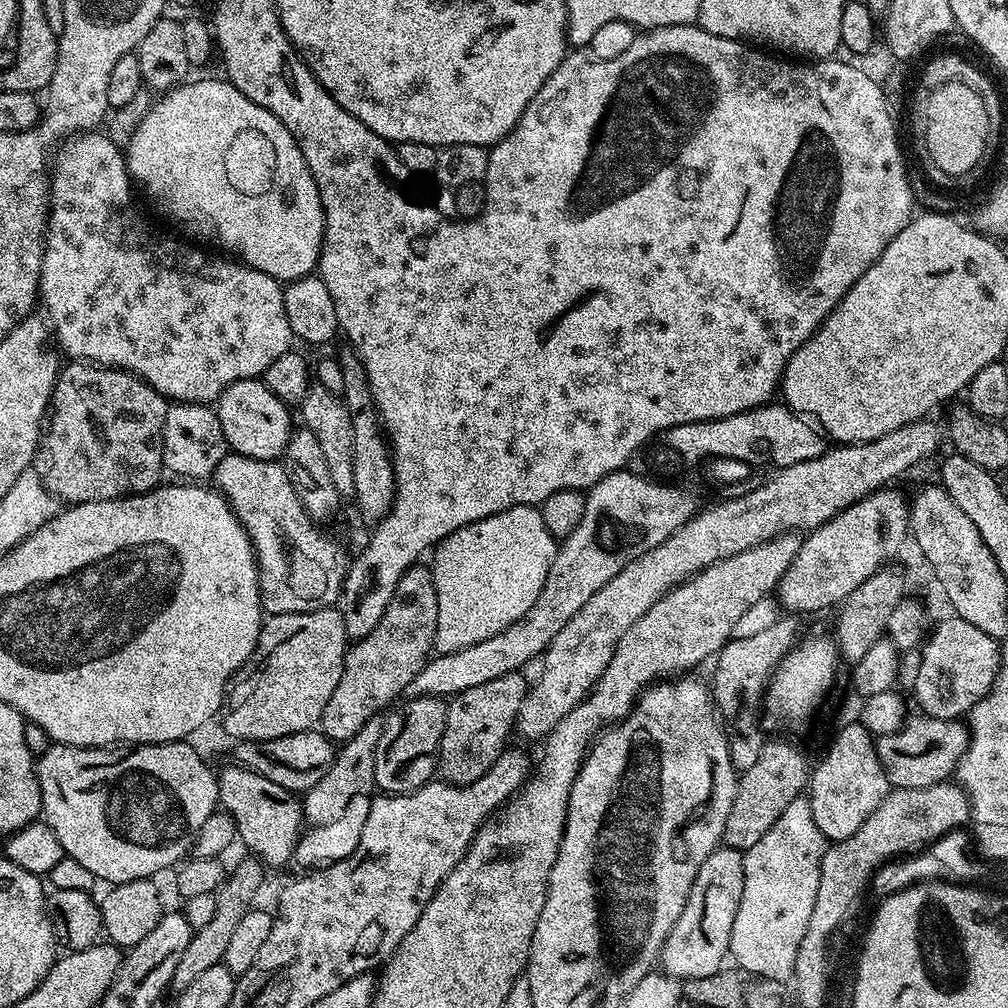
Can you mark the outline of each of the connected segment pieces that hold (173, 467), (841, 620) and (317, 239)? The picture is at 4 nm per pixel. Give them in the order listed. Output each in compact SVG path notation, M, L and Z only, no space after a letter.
M176 402L169 405L163 426L164 467L178 478L192 482L203 481L203 476L211 477L218 462L230 454L226 434L222 434L222 422L218 422L215 407L208 404Z
M885 566L879 568L862 586L850 590L850 594L838 606L836 616L836 634L834 641L839 649L839 659L848 666L854 666L874 646L874 642L885 639L890 614L898 602L906 596L904 574L899 567Z
M227 79L220 80L195 80L172 88L159 97L160 100L144 116L144 121L132 132L132 137L126 144L126 163L129 177L137 185L144 184L144 192L150 199L156 200L156 208L164 216L169 216L180 228L185 228L192 236L201 236L212 244L217 244L217 249L223 250L229 257L235 258L242 264L248 264L254 270L262 270L262 274L270 274L275 280L287 282L297 280L303 276L313 275L320 263L320 247L324 241L324 211L322 198L318 194L318 186L310 174L310 166L306 166L306 158L302 158L302 150L296 144L296 139L258 102L250 102L242 90L229 84Z

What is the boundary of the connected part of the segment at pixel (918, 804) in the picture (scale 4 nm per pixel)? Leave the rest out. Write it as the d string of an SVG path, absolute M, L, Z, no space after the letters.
M955 782L925 788L892 788L888 796L882 798L878 810L874 810L874 814L870 814L870 818L866 818L866 822L862 822L854 834L850 834L850 838L827 845L821 859L818 896L798 950L802 950L802 954L810 954L810 950L814 954L821 954L829 928L840 920L841 913L848 908L849 900L864 884L865 876L870 876L896 856L925 849L947 832L963 829L966 825L964 823L969 823L971 815L972 807L968 804L968 796Z

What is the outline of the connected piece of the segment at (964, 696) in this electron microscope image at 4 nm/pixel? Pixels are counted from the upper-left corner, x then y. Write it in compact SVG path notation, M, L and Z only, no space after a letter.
M952 614L949 620L944 620L936 629L931 629L930 635L923 641L920 648L922 666L918 666L918 678L914 695L920 703L919 711L926 716L942 718L943 720L960 720L967 717L972 707L990 690L1000 665L1000 649L997 637L978 630L978 626L970 626L962 617Z

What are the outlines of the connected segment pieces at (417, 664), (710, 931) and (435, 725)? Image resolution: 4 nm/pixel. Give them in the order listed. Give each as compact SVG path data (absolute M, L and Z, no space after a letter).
M410 567L406 574L402 574L398 586L394 586L394 598L390 598L390 606L386 606L386 614L382 614L382 622L378 622L378 626L374 626L366 638L355 641L345 651L342 678L338 678L338 686L334 686L334 694L330 702L326 702L326 710L322 710L318 725L319 731L329 740L343 742L354 738L354 734L358 734L358 730L362 730L372 716L381 715L391 700L399 701L399 696L403 697L407 693L409 682L422 671L433 655L438 626L438 594L434 590L431 567L420 567Z
M721 846L712 851L706 862L702 862L698 878L694 878L694 886L686 898L686 906L682 908L678 922L674 922L660 951L658 964L665 976L683 982L706 978L725 967L730 932L742 897L743 858L741 849Z
M421 696L407 702L401 703L397 712L387 713L374 762L375 787L390 796L418 790L438 772L437 752L444 733L447 703L439 696Z

